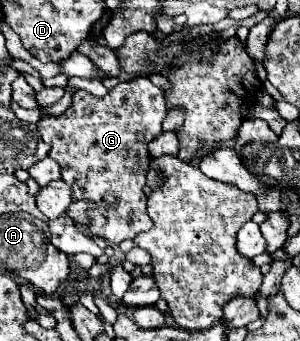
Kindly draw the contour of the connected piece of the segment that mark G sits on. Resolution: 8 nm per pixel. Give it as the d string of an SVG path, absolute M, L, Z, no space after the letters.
M132 77L130 81L122 81L118 83L114 89L110 89L104 97L94 97L90 95L88 91L74 91L72 95L72 105L58 117L46 117L46 119L40 119L40 123L36 125L44 143L48 143L52 149L50 149L50 157L62 167L62 179L72 187L72 201L90 201L92 207L88 207L86 215L90 219L90 225L88 225L88 231L90 235L100 235L104 237L108 243L120 243L124 239L134 239L140 231L148 231L148 227L152 227L152 221L148 219L148 213L146 213L146 193L142 191L144 183L146 183L146 173L150 169L150 153L148 153L148 143L156 137L160 137L162 133L162 119L166 117L166 99L164 99L164 91L158 89L148 77Z

